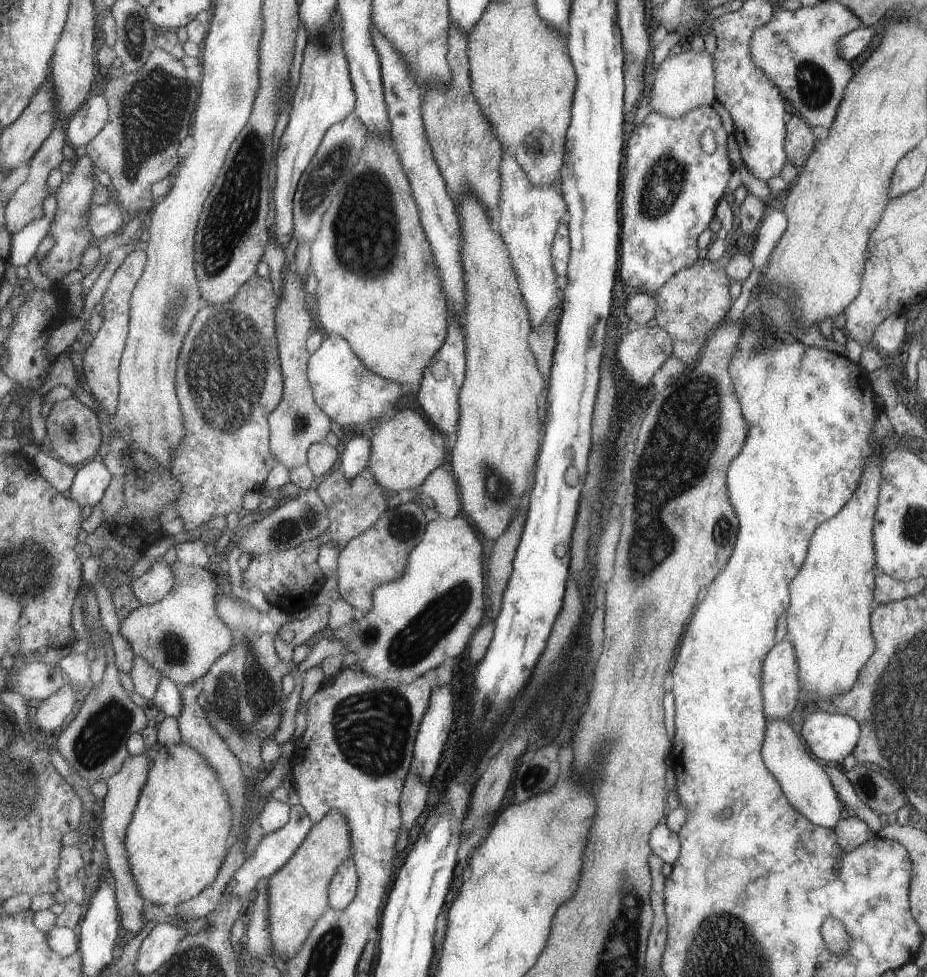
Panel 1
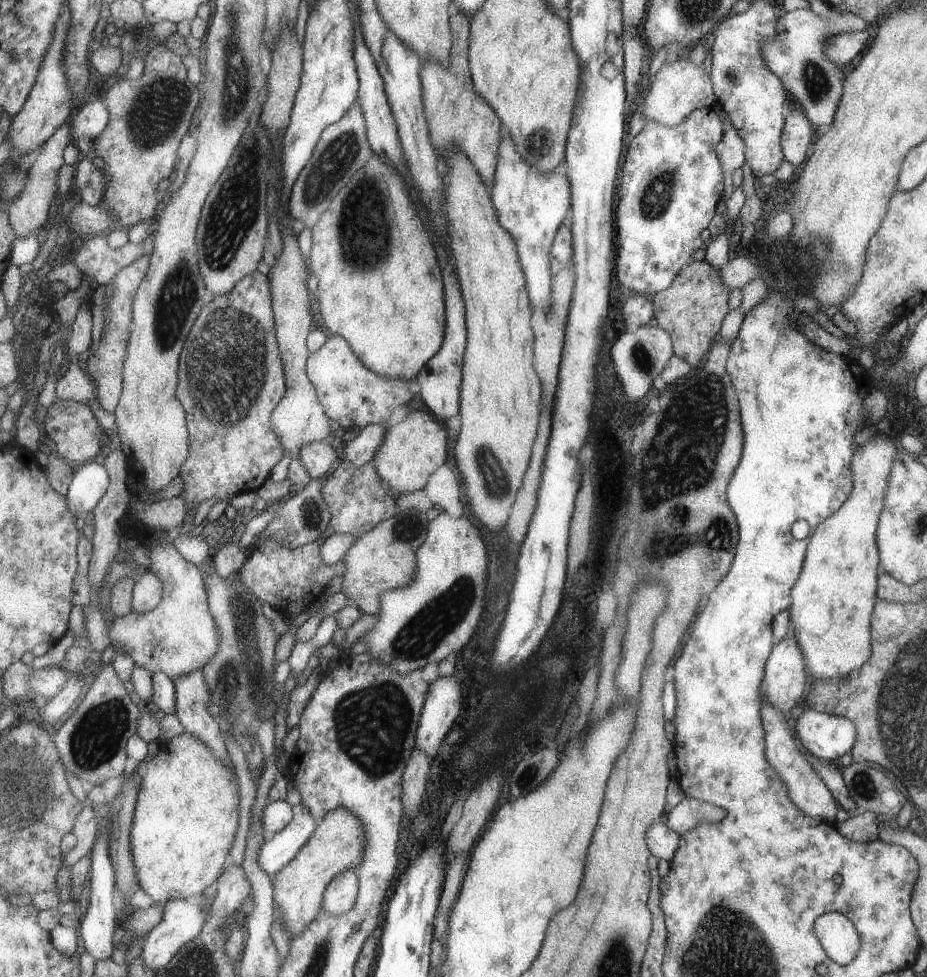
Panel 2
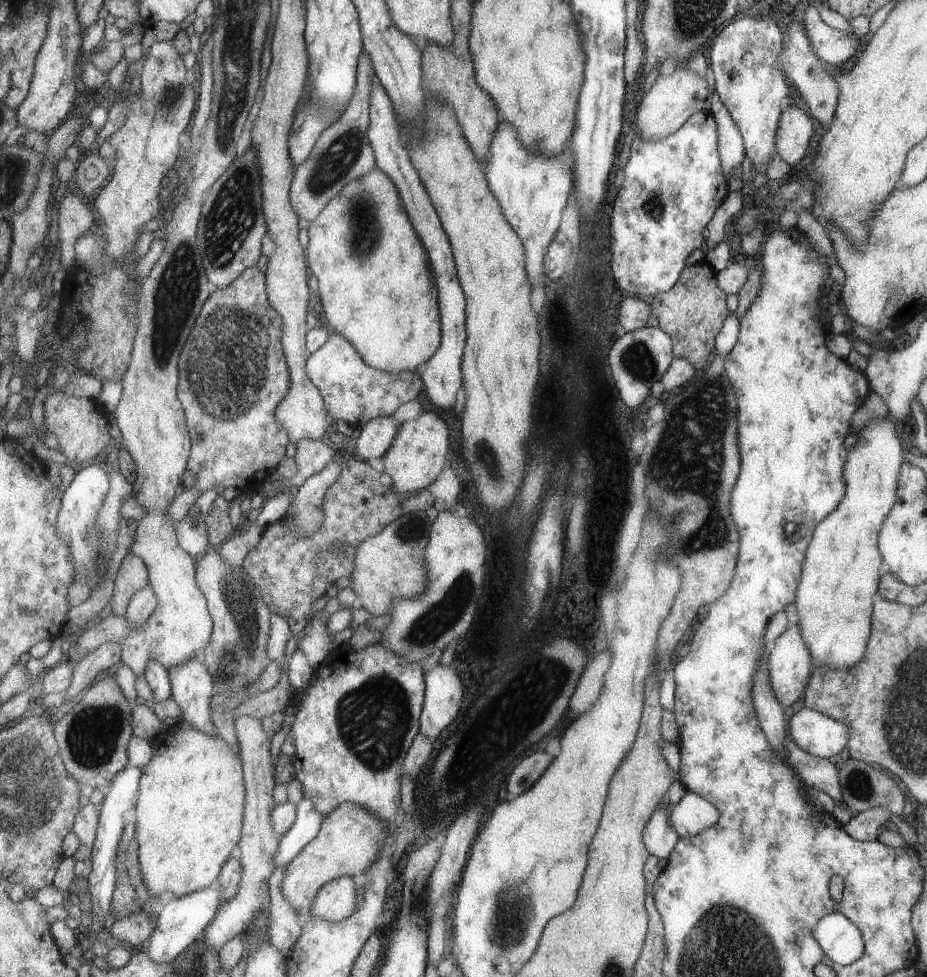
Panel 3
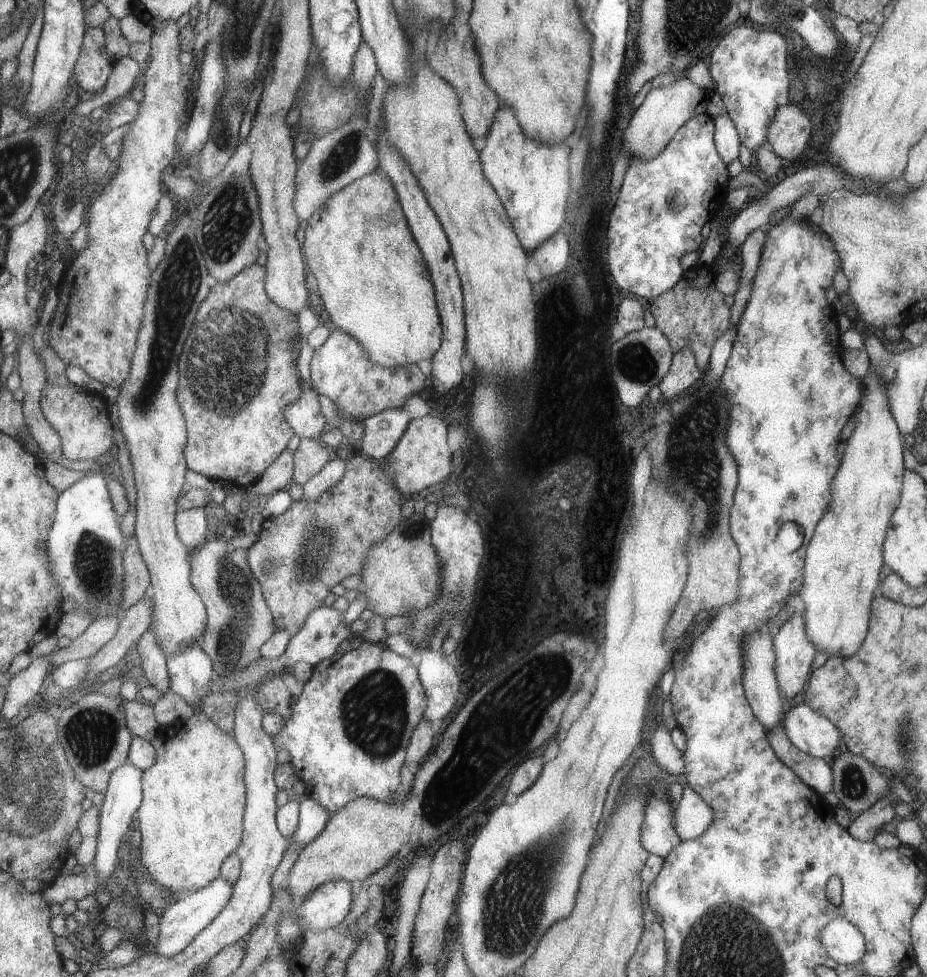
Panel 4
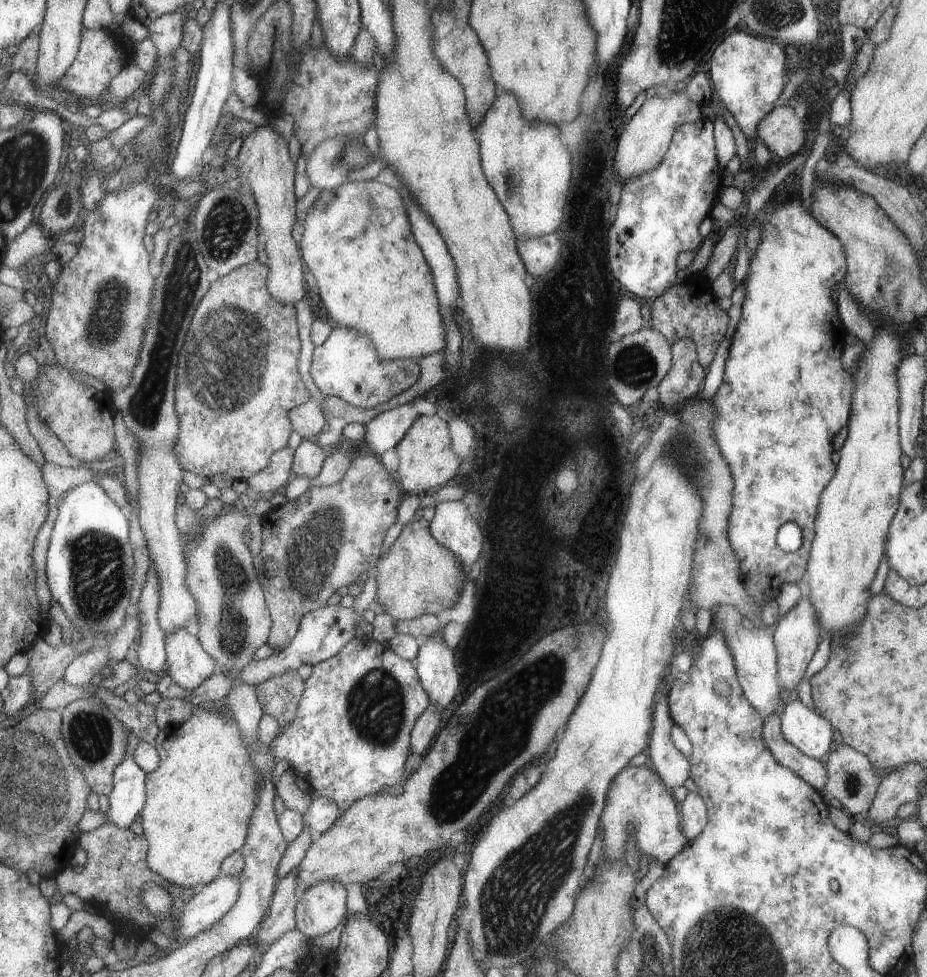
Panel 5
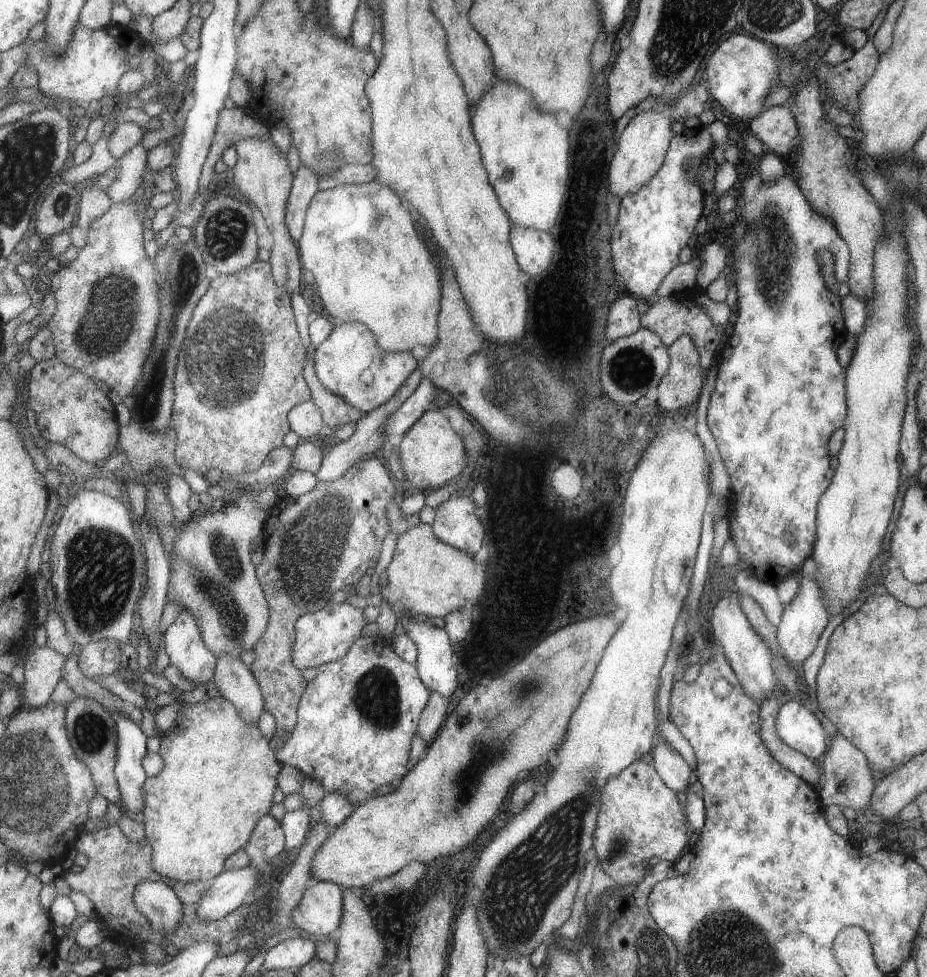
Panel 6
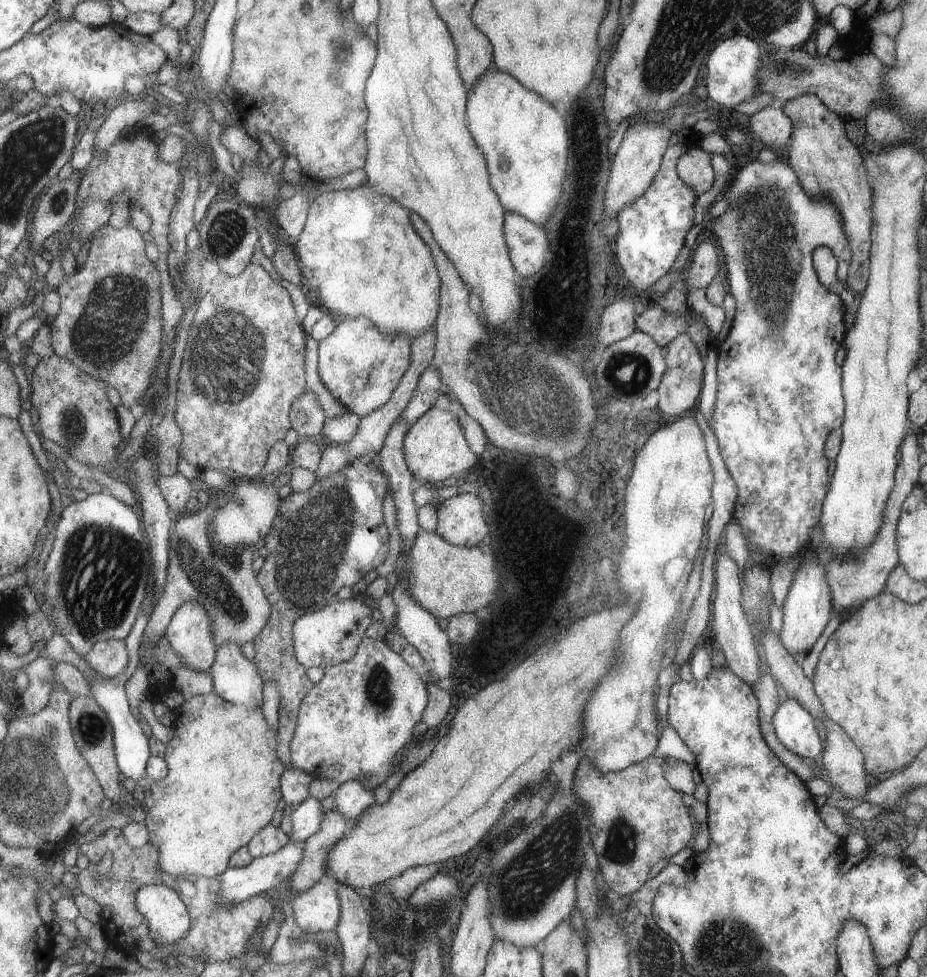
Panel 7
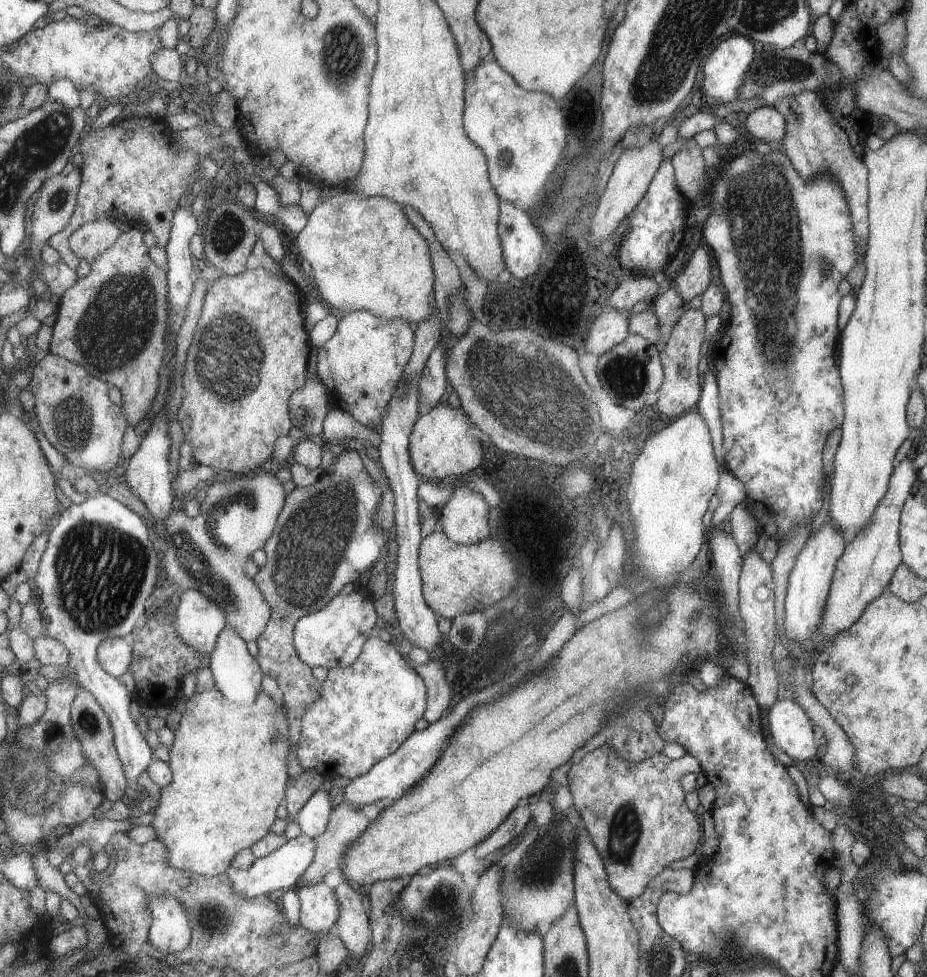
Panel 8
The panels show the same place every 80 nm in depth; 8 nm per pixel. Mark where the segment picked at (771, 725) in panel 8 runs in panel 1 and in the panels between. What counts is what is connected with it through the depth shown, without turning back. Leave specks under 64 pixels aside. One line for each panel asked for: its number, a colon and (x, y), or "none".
1: (830, 737)
2: (826, 737)
3: (820, 736)
4: (808, 731)
5: (807, 732)
6: (796, 726)
7: (794, 727)

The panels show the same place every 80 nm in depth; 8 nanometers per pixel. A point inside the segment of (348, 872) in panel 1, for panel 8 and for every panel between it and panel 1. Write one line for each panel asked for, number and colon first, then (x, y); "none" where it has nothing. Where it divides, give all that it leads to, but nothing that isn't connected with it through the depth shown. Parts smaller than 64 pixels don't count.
2: (342, 892)
3: (336, 901)
4: (327, 906)
5: (322, 907)
6: (320, 911)
7: (319, 909)
8: (320, 911)

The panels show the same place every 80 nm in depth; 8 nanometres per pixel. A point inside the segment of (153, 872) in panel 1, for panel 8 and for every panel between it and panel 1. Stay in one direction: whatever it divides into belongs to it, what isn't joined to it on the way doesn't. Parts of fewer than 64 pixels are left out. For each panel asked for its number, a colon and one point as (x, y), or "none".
2: (187, 817)
3: (189, 819)
4: (192, 818)
5: (201, 800)
6: (221, 773)
7: (224, 784)
8: (230, 774)

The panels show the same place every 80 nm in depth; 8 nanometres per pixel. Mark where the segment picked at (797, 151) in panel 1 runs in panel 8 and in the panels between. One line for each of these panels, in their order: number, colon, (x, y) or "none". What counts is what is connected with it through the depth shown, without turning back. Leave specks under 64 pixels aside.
2: (796, 134)
3: (794, 128)
4: (788, 133)
5: (781, 133)
6: (775, 128)
7: (772, 127)
8: (766, 124)

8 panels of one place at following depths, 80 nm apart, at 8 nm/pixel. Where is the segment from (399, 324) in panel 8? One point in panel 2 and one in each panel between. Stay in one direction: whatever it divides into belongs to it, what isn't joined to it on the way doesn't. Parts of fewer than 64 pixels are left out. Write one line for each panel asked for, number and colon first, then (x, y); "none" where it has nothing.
2: (354, 396)
3: (355, 392)
4: (342, 369)
5: (348, 365)
6: (351, 363)
7: (361, 367)

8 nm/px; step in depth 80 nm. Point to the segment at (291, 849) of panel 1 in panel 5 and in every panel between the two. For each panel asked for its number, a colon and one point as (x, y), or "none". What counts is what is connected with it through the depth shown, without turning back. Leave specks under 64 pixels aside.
2: (278, 850)
3: (309, 822)
4: (314, 817)
5: (323, 813)

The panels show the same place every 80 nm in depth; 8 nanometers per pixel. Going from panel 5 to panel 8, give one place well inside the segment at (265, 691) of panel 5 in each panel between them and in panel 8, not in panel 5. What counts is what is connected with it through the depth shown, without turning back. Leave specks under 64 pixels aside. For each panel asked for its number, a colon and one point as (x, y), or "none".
6: (328, 539)
7: (326, 539)
8: (326, 537)

